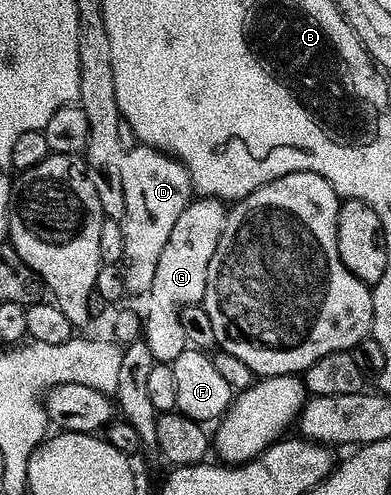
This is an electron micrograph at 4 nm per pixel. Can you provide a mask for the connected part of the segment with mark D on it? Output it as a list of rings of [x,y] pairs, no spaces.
[[[135,145],[121,161],[121,181],[125,185],[125,217],[121,221],[125,241],[125,257],[121,264],[123,280],[132,296],[150,296],[157,264],[181,213],[193,201],[191,174],[178,159],[156,151],[154,147]]]

